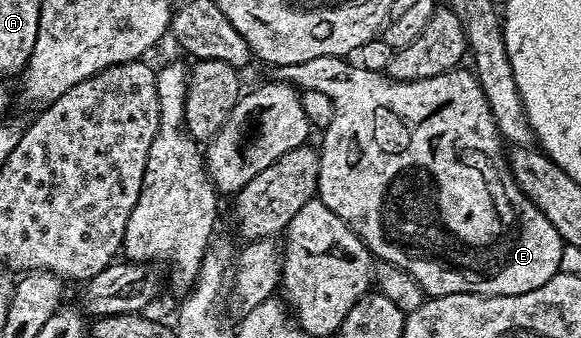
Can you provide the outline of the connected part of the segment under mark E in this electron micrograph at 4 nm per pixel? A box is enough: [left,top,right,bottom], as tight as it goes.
[271,55,564,297]

